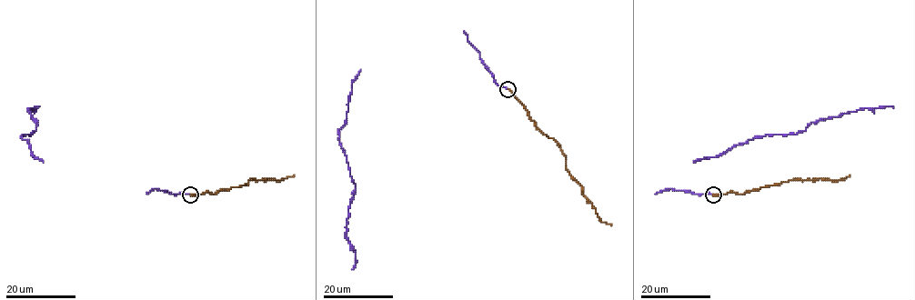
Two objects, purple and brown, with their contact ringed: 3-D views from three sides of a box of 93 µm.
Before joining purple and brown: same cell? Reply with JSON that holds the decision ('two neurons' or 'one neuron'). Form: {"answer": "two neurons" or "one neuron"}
{"answer": "one neuron"}

